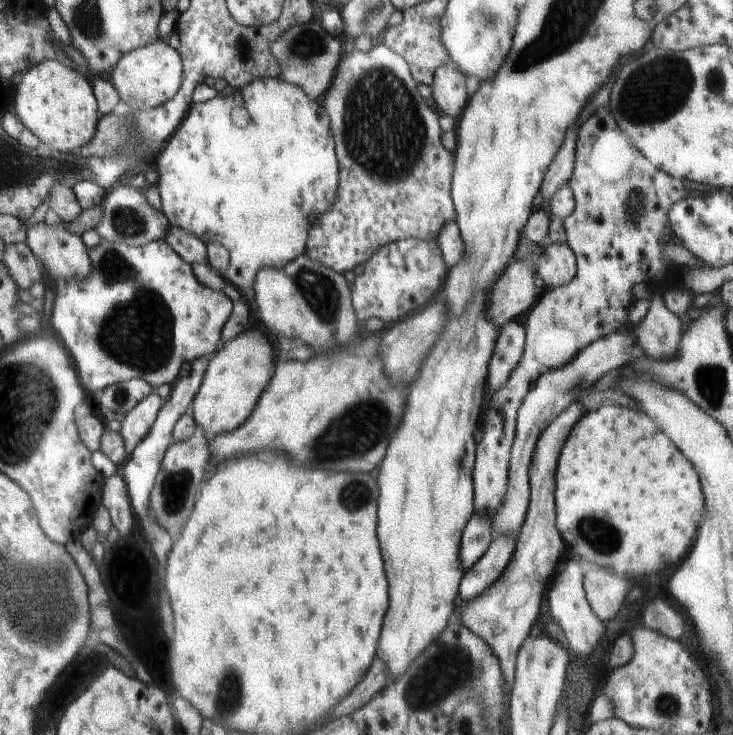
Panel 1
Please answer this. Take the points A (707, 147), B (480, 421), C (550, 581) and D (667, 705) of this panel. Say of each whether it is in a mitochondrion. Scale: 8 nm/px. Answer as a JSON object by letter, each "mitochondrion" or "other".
{"A":"other","B":"other","C":"other","D":"mitochondrion"}

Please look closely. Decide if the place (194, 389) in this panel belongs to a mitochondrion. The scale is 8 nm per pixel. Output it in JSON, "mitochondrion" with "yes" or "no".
{"mitochondrion":"no"}

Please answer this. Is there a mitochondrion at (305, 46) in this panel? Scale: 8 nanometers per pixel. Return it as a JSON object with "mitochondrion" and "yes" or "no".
{"mitochondrion":"yes"}

